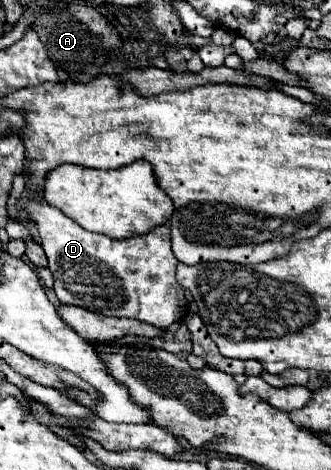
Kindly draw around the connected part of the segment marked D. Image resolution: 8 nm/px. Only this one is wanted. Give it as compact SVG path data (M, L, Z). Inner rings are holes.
M27 199L25 209L37 221L41 247L55 279L53 291L61 303L107 317L137 319L159 329L183 319L187 299L175 279L179 261L171 251L169 225L161 225L145 237L133 237L133 241L113 241L111 237L85 231L79 223L47 203Z

